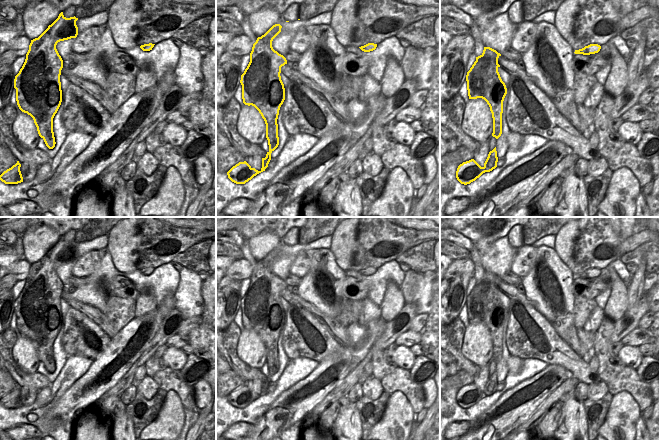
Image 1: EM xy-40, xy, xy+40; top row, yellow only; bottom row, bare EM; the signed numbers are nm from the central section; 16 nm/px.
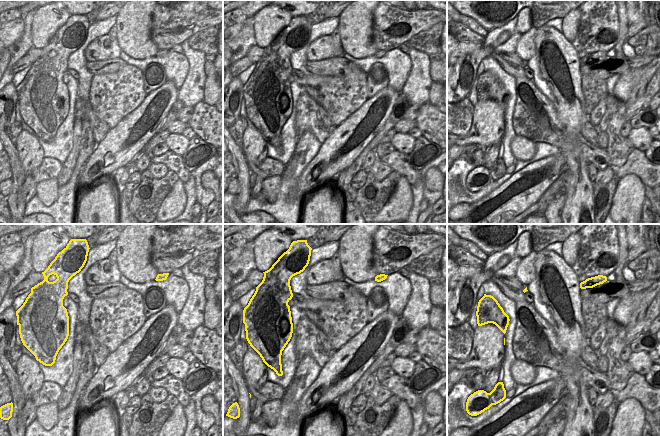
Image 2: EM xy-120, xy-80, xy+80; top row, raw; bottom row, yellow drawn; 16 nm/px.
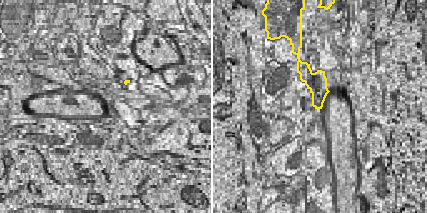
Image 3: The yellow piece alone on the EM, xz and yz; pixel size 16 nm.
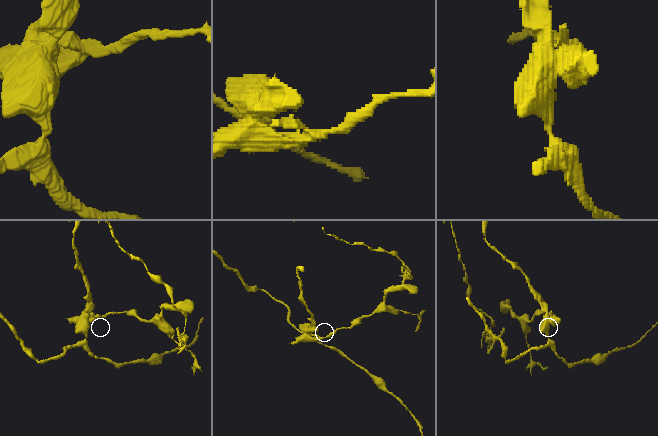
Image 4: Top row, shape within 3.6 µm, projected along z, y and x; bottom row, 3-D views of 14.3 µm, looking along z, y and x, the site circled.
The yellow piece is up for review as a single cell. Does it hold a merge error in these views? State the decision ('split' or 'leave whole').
split

